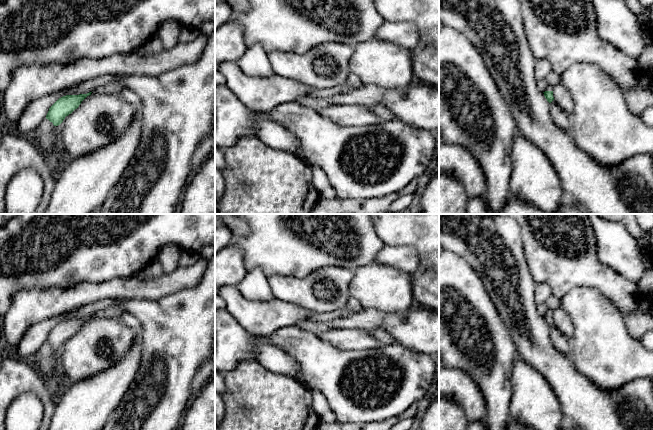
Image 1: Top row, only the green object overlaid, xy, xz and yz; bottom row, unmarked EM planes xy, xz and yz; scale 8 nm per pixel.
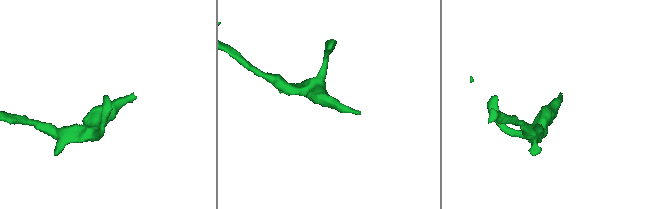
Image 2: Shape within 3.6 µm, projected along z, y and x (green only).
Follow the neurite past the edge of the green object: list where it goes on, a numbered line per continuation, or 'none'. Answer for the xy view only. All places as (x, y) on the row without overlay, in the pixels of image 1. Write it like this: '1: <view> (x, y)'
none

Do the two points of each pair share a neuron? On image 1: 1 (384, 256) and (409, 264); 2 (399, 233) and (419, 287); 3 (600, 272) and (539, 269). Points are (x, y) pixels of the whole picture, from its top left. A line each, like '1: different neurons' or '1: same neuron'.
1: same neuron
2: same neuron
3: same neuron

